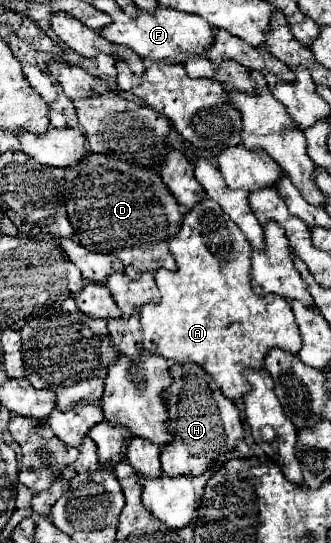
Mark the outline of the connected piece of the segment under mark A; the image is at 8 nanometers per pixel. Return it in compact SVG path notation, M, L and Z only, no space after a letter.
M204 197L198 205L194 205L182 219L180 231L174 239L168 241L168 247L176 259L178 269L158 269L154 273L154 281L162 299L158 303L146 303L140 309L140 325L142 325L142 345L150 353L158 353L174 363L192 361L204 371L208 371L222 393L236 401L244 397L248 391L248 383L242 377L244 367L260 369L264 365L264 357L272 347L280 347L284 351L296 353L300 351L300 333L294 321L294 313L290 303L278 295L256 295L248 283L248 251L250 243L240 231L240 227L222 211L222 207Z

